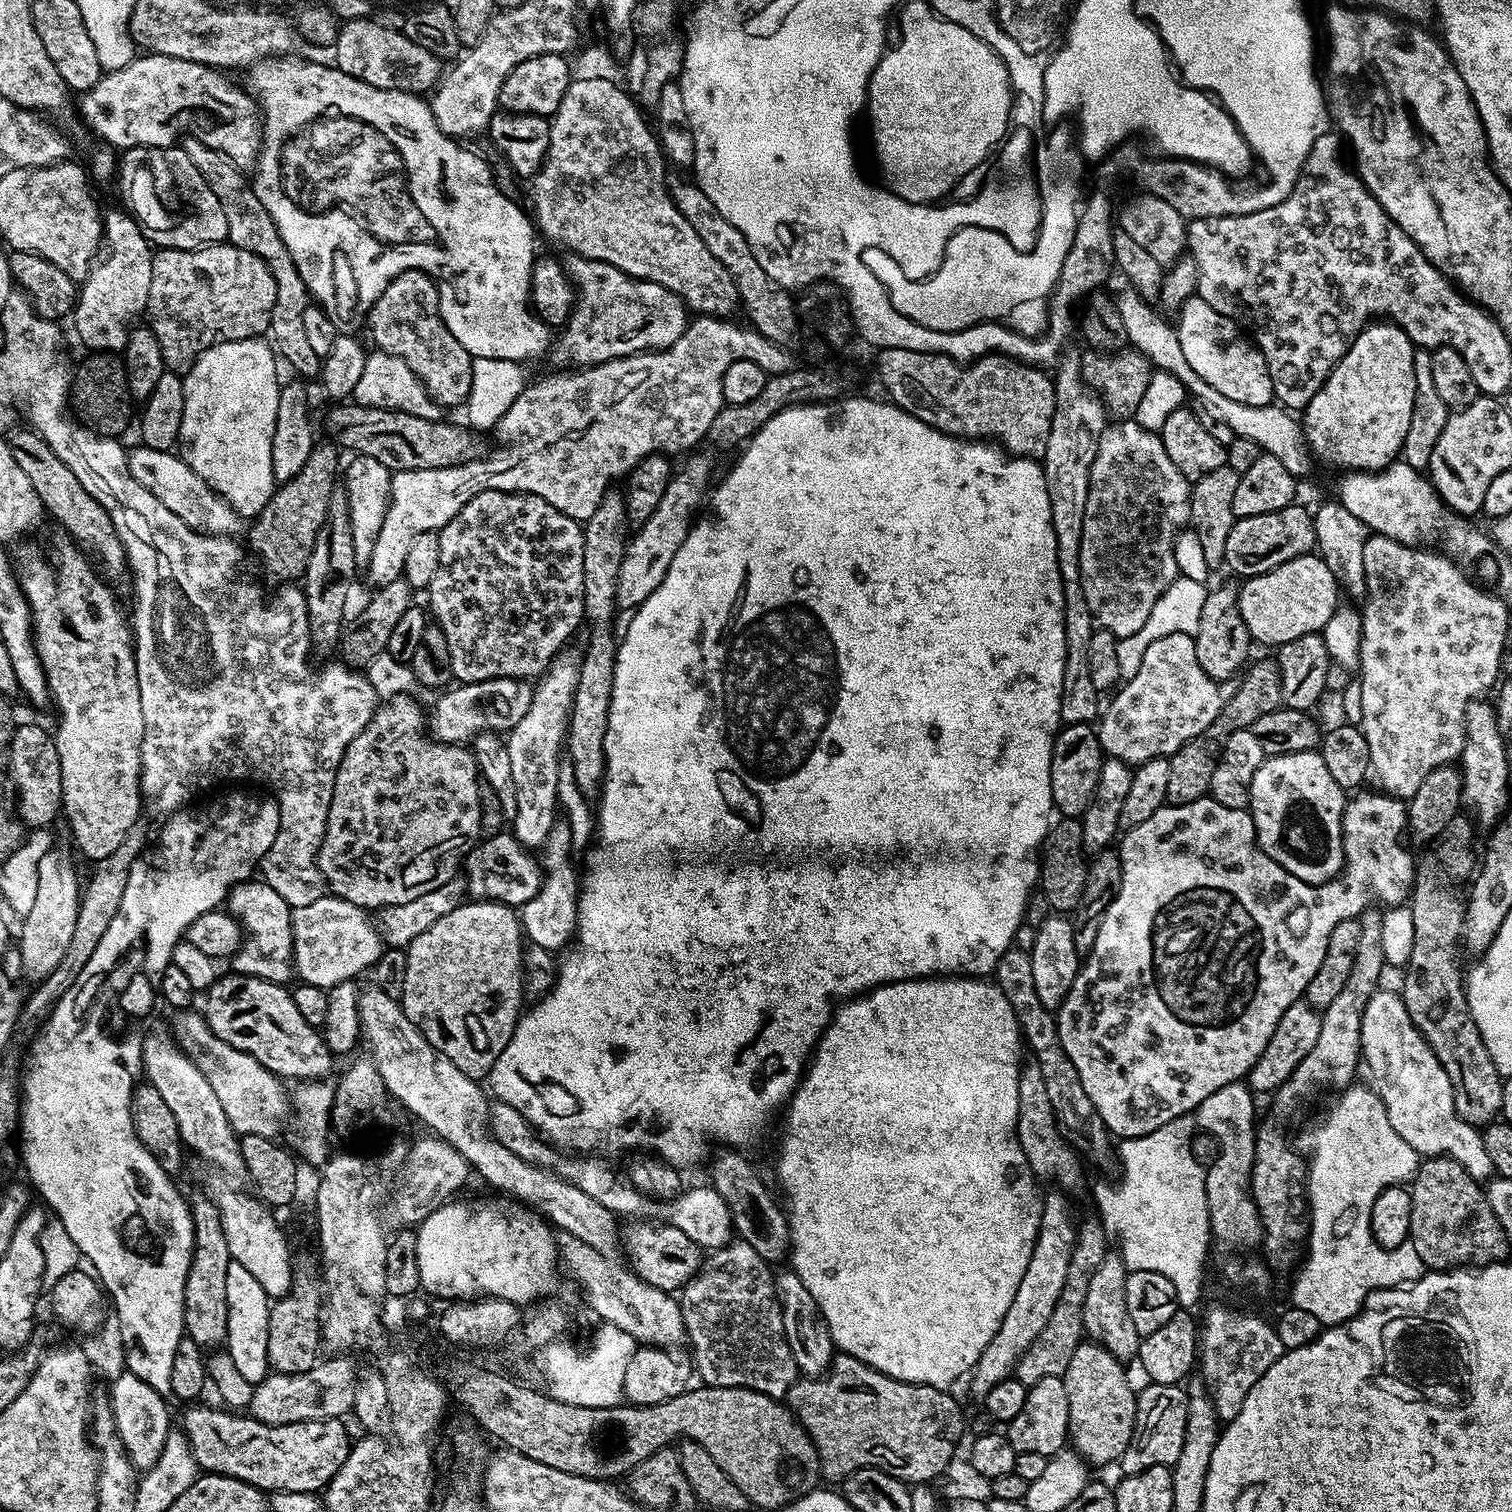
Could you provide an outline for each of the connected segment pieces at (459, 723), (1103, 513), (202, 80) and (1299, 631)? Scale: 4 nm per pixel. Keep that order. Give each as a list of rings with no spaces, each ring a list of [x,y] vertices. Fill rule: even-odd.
[[[505,676],[455,687],[449,687],[440,695],[436,704],[431,705],[426,716],[426,728],[432,739],[440,740],[443,744],[461,746],[475,741],[481,734],[511,732],[514,726],[518,726],[518,722],[522,722],[522,718],[526,718],[526,710],[530,710],[534,691],[528,680],[515,680]]]
[[[1124,418],[1119,422],[1112,423],[1109,423],[1105,427],[1104,433],[1100,435],[1098,454],[1090,466],[1090,486],[1086,494],[1086,514],[1082,522],[1082,550],[1080,551],[1082,578],[1080,585],[1082,586],[1082,594],[1086,594],[1086,606],[1090,606],[1090,614],[1095,627],[1119,638],[1134,634],[1146,623],[1146,618],[1150,618],[1150,610],[1154,610],[1154,602],[1158,602],[1158,598],[1162,598],[1162,594],[1166,594],[1166,586],[1170,586],[1170,582],[1176,580],[1180,571],[1176,561],[1176,540],[1180,537],[1181,532],[1189,527],[1192,519],[1192,489],[1190,482],[1178,470],[1178,466],[1174,466],[1174,462],[1170,462],[1170,454],[1166,454],[1166,446],[1155,431],[1144,429],[1132,418]]]
[[[140,54],[126,66],[104,72],[100,81],[79,97],[80,112],[104,139],[101,141],[113,149],[171,148],[185,134],[204,130],[204,100],[224,100],[224,86],[229,81],[223,71],[207,64]],[[191,112],[197,119],[192,128],[185,119]]]
[[[1319,554],[1299,556],[1266,574],[1249,576],[1239,585],[1239,589],[1238,610],[1242,614],[1242,622],[1246,622],[1246,630],[1257,645],[1273,646],[1294,642],[1294,638],[1302,638],[1302,634],[1323,633],[1326,622],[1330,622],[1330,614],[1334,614],[1336,609],[1339,599],[1337,596],[1340,595],[1335,574]]]

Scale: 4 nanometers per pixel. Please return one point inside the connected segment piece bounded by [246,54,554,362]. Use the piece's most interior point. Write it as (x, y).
(363, 184)

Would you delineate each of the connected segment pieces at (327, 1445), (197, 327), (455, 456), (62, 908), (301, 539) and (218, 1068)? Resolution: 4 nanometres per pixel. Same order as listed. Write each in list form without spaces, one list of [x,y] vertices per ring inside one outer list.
[[[200,1406],[185,1407],[188,1409],[184,1412],[182,1431],[188,1436],[197,1465],[205,1473],[238,1478],[242,1482],[250,1482],[256,1488],[263,1488],[268,1494],[273,1492],[319,1493],[327,1489],[328,1483],[336,1477],[348,1457],[350,1439],[348,1440],[348,1432],[344,1429],[343,1419],[270,1426],[252,1419],[251,1415],[237,1414],[220,1406],[217,1406],[218,1408],[196,1407]]]
[[[225,242],[194,251],[162,248],[153,253],[145,311],[148,326],[154,330],[161,347],[164,367],[169,372],[187,375],[201,353],[215,344],[265,335],[271,329],[276,300],[277,286],[273,275],[252,251],[242,250]]]
[[[340,402],[330,407],[326,428],[334,436],[333,441],[355,455],[378,458],[378,462],[392,473],[465,464],[467,460],[477,459],[482,452],[475,431],[459,428],[456,424],[444,424],[443,419],[427,420],[385,408],[366,408],[355,402]]]
[[[45,851],[40,859],[40,877],[38,878],[38,890],[35,891],[34,906],[30,912],[22,916],[24,925],[20,928],[20,964],[28,976],[43,978],[54,972],[55,967],[61,962],[70,946],[75,930],[75,922],[78,920],[79,906],[81,904],[82,880],[72,865],[72,860],[64,852]]]
[[[333,443],[315,445],[300,472],[296,474],[294,479],[283,483],[274,491],[270,502],[251,523],[253,526],[250,530],[250,546],[253,552],[263,559],[265,568],[272,575],[284,580],[282,582],[293,581],[290,580],[292,578],[299,579],[304,573],[313,544],[317,540],[318,530],[321,529],[328,518],[330,498],[336,491],[334,480],[336,478],[337,481],[340,470],[338,454],[340,454],[339,449]]]
[[[180,1010],[175,1016],[177,1036],[175,1039],[184,1046],[189,1044],[192,1048],[205,1048],[212,1055],[211,1086],[231,1128],[240,1136],[277,1137],[282,1120],[285,1121],[290,1112],[290,1094],[285,1090],[283,1086],[285,1083],[281,1077],[266,1066],[262,1066],[258,1058],[222,1042],[222,1038],[218,1038],[210,1030],[210,1026],[199,1011]]]

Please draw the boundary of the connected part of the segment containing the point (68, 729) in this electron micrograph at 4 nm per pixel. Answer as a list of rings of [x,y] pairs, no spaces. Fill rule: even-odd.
[[[67,542],[56,552],[56,572],[40,556],[28,556],[24,560],[24,565],[19,565],[18,575],[20,577],[20,589],[24,591],[24,596],[28,599],[28,605],[32,611],[32,634],[36,641],[36,653],[40,659],[40,665],[44,668],[44,673],[48,679],[48,690],[51,703],[56,704],[56,712],[60,715],[60,721],[54,727],[54,739],[58,758],[60,759],[60,769],[62,770],[62,805],[63,819],[68,819],[68,828],[72,831],[72,836],[76,839],[76,844],[80,847],[80,852],[84,856],[89,856],[92,862],[99,862],[108,859],[113,854],[126,832],[136,820],[141,819],[142,797],[140,795],[140,747],[144,741],[144,719],[142,718],[142,698],[138,694],[138,678],[136,677],[136,653],[134,651],[134,637],[129,621],[126,619],[126,612],[120,609],[120,604],[116,601],[113,585],[109,584],[99,571],[94,567],[93,561],[75,543]]]

